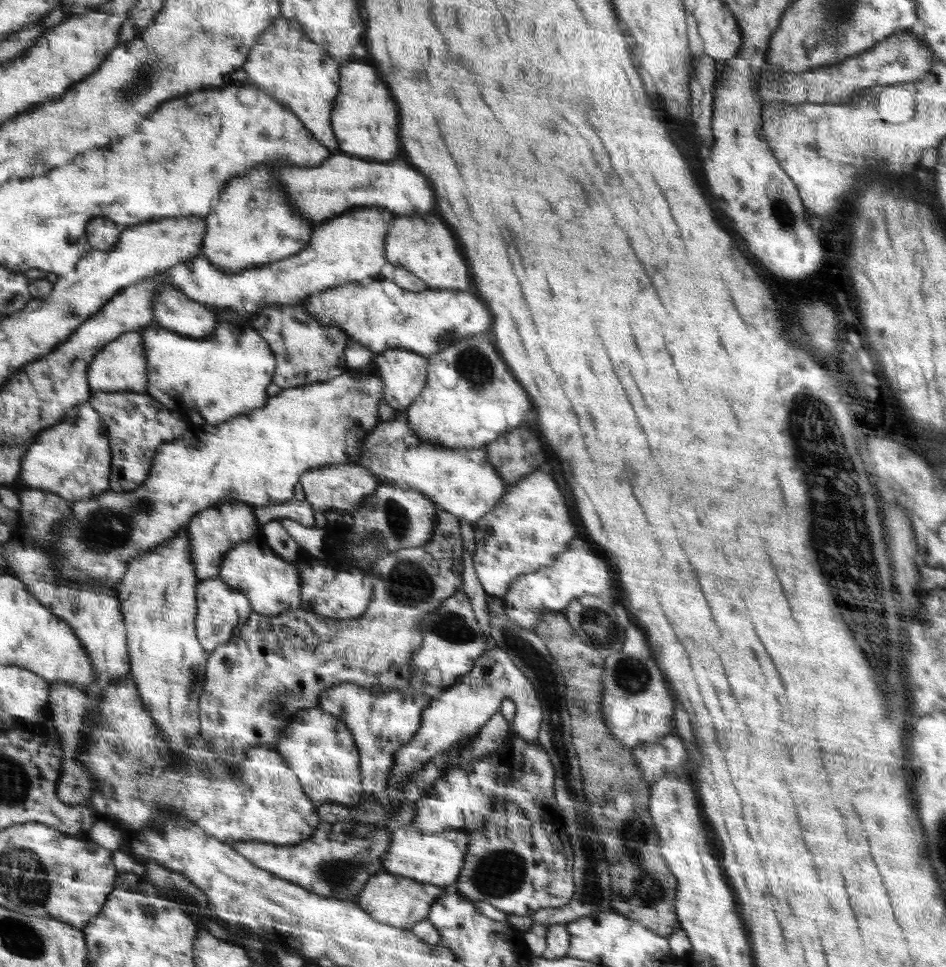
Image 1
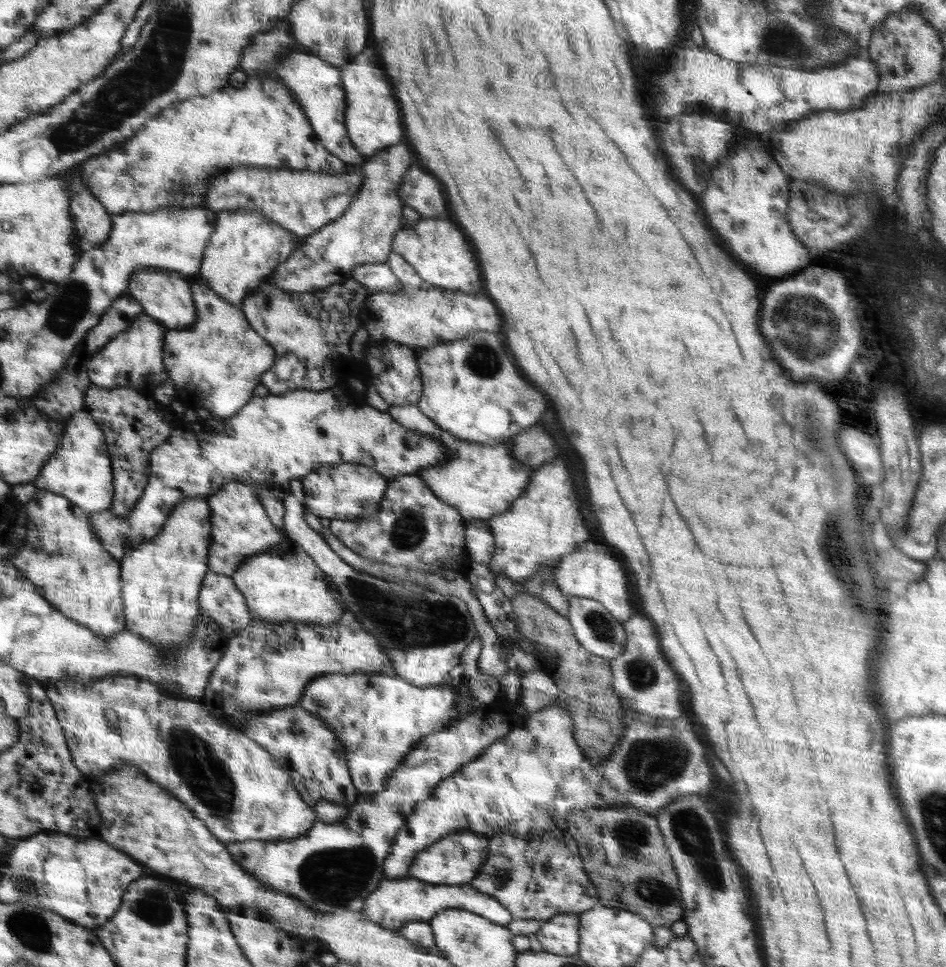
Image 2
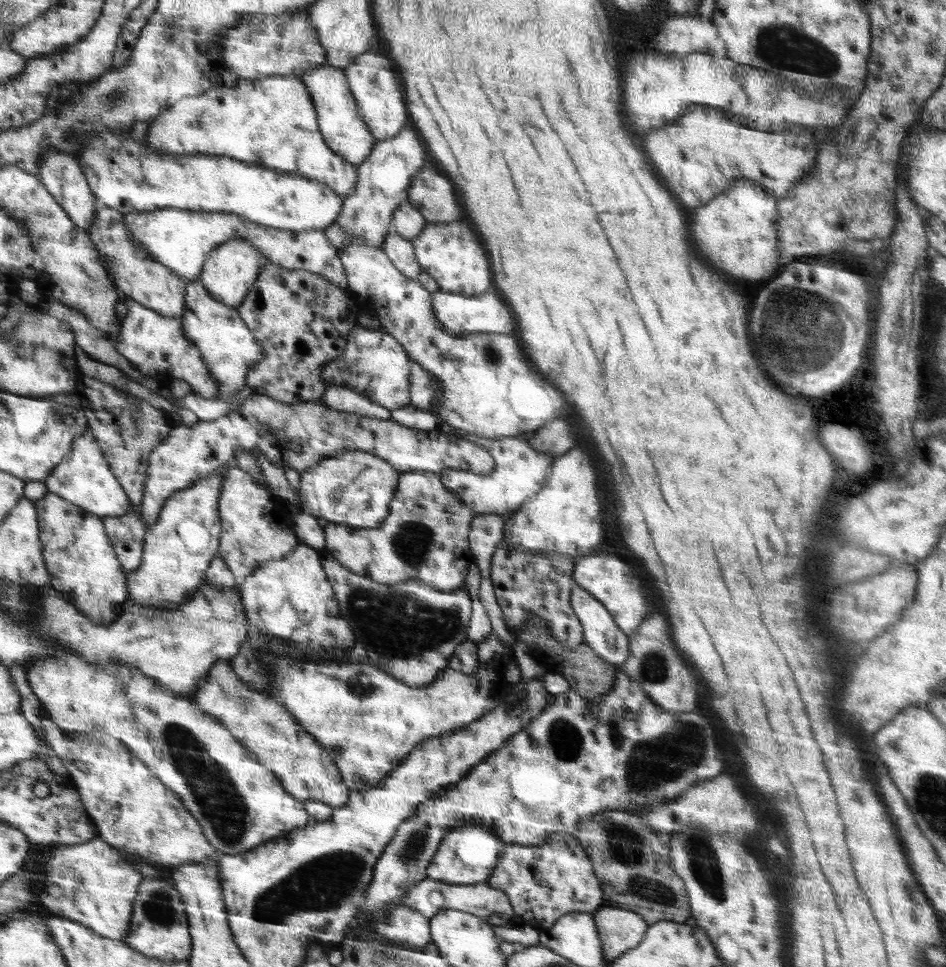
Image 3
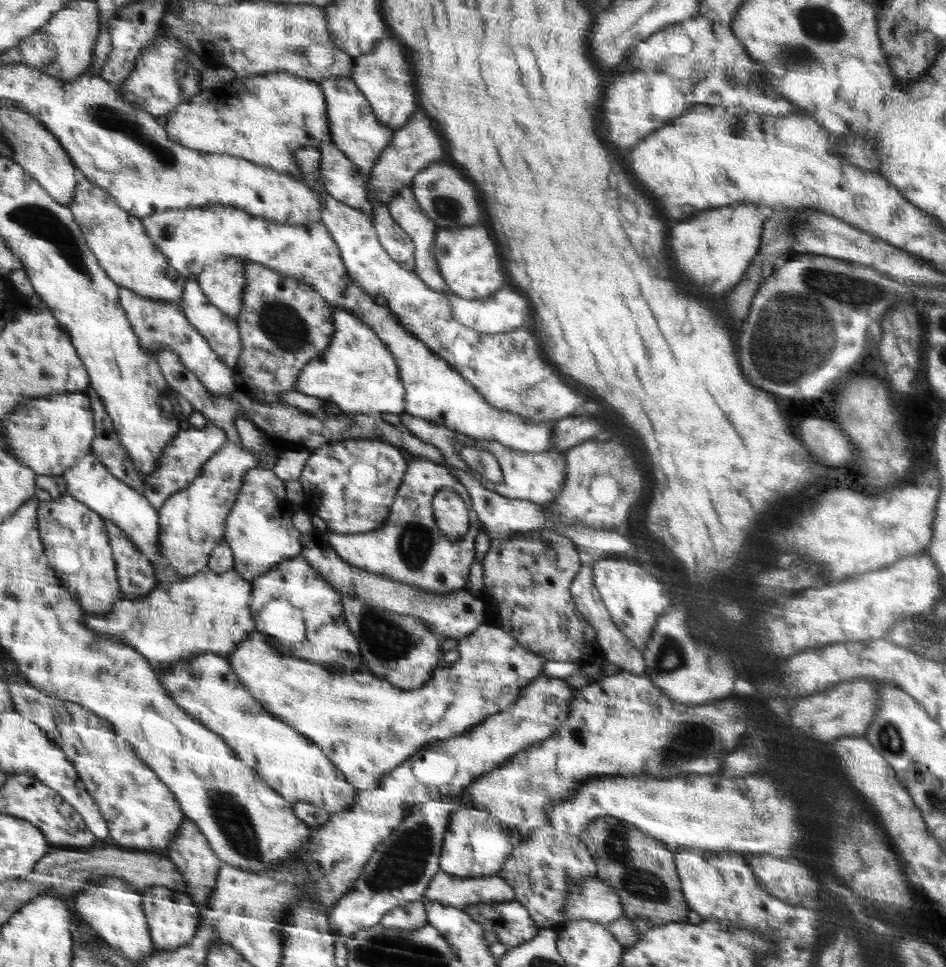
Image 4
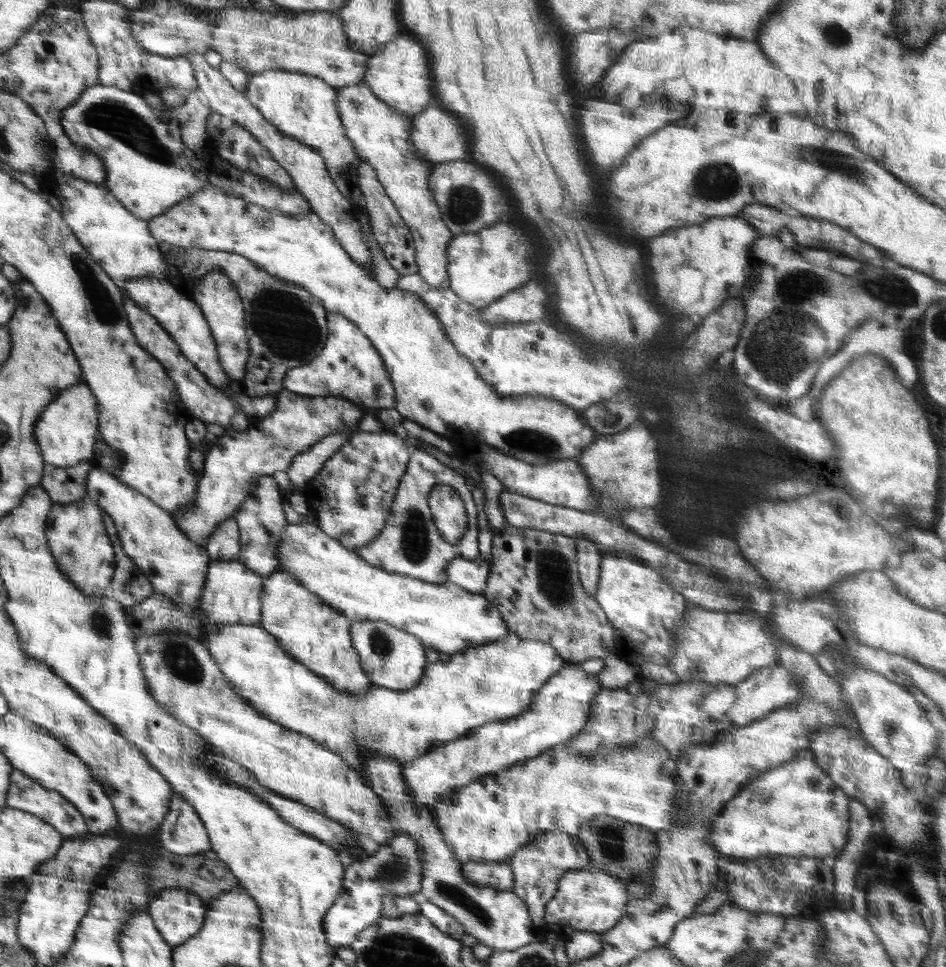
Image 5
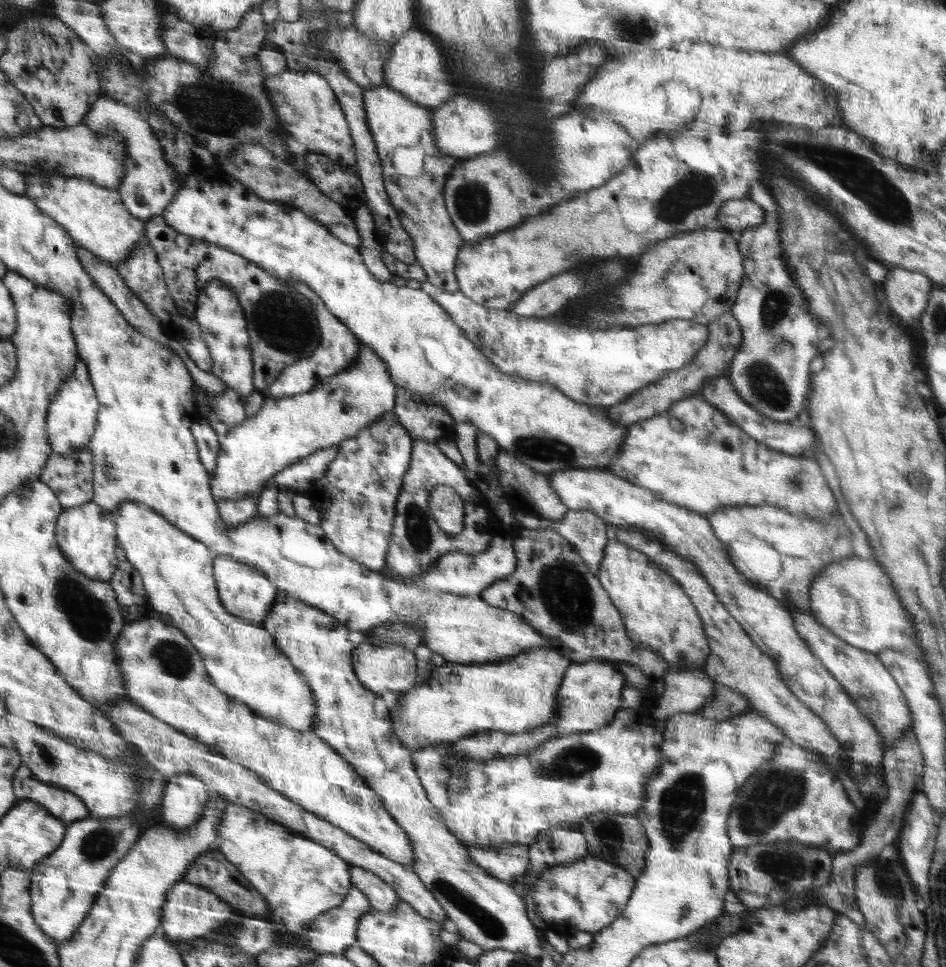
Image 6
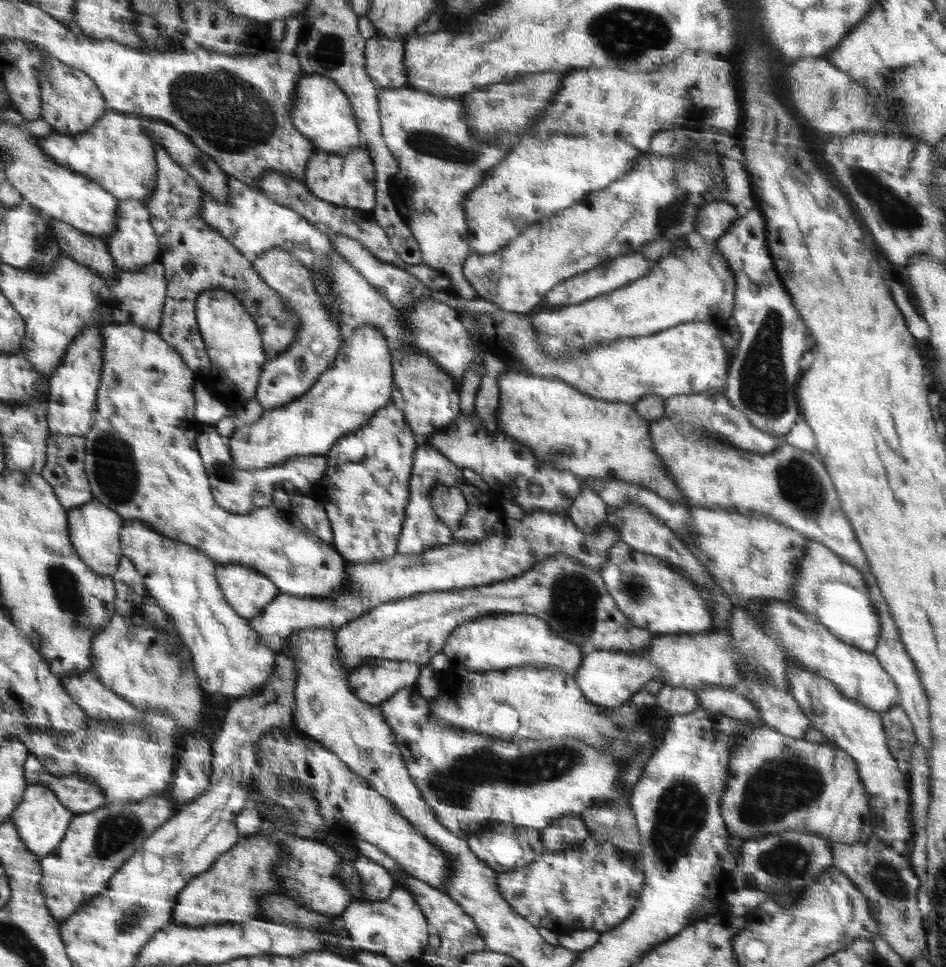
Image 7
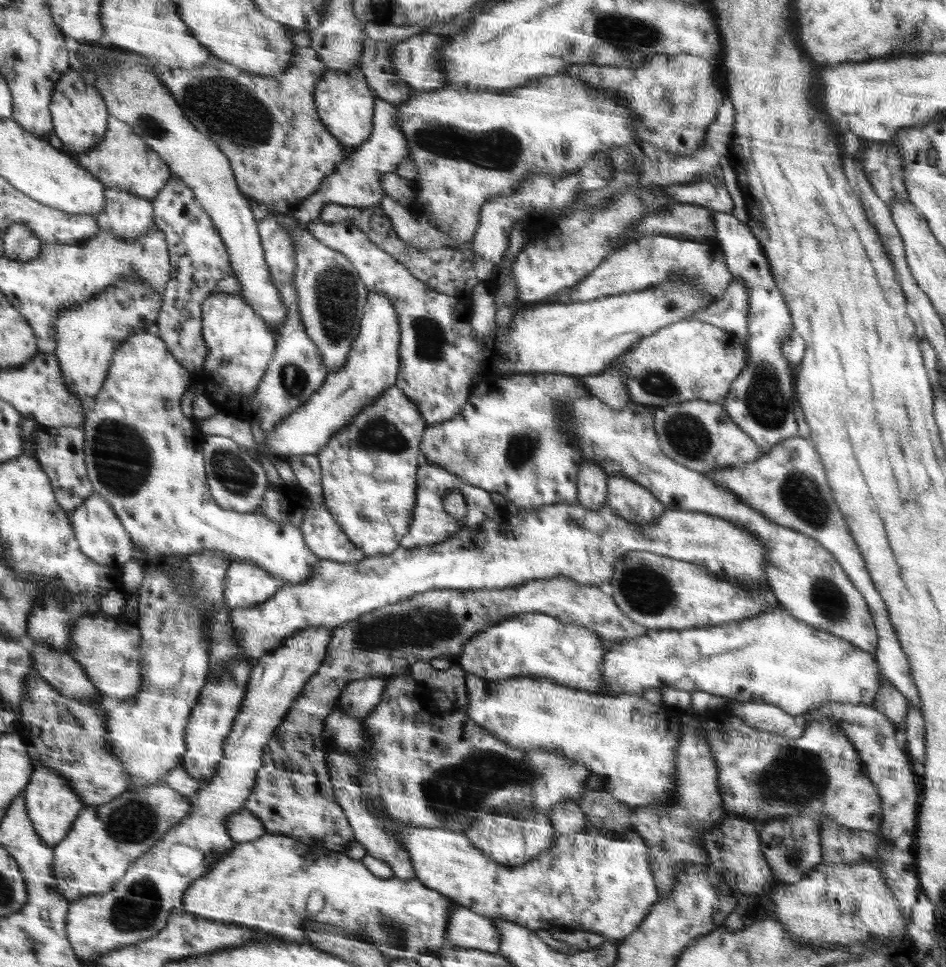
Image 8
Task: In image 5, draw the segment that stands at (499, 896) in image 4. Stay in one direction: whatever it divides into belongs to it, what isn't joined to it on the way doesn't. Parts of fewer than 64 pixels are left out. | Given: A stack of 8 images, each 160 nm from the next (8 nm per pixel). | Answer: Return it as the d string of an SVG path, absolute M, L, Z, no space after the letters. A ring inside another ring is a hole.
M469 860L462 864L462 873L473 884L490 888L512 891L514 888L514 872L510 861L474 862Z

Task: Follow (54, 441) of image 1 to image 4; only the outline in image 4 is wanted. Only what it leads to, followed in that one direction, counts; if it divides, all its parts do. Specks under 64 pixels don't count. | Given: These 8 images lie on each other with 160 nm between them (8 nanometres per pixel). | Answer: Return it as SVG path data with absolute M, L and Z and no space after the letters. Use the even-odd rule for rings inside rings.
M92 453L78 459L73 467L64 471L63 476L70 496L84 501L94 512L100 513L108 522L121 528L137 549L144 553L150 564L160 569L165 567L165 564L160 563L164 558L164 551L160 545L160 512L149 503L148 497L125 481L118 480L118 477L115 477Z

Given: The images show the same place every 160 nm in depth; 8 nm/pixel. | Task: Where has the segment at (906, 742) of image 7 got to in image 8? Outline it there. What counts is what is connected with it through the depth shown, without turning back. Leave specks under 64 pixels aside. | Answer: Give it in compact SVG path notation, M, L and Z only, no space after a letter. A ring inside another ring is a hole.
M878 674L879 689L872 708L893 721L894 728L899 729L908 715L907 698L882 674Z

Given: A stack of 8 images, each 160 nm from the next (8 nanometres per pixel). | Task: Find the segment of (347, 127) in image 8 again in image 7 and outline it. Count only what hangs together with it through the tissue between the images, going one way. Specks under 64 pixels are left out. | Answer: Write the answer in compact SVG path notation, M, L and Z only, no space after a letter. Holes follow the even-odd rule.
M320 75L301 76L292 108L294 125L320 150L345 155L361 146L360 125L352 109L352 103L344 89L329 77Z

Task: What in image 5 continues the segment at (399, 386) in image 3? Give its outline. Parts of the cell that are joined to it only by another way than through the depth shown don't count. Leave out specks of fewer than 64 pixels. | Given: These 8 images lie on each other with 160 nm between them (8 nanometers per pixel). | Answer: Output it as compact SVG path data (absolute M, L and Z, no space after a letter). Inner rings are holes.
M337 312L328 314L328 329L329 338L320 354L310 362L290 370L285 376L284 390L310 396L345 396L367 410L392 408L397 401L396 389L373 341L349 317Z

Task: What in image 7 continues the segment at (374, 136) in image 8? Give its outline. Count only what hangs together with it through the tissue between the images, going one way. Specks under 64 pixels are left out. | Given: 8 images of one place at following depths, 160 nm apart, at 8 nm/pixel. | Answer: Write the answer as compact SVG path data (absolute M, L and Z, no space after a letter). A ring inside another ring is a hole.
M368 145L358 146L345 155L326 152L318 148L312 158L304 183L308 188L308 192L314 198L341 207L358 207L364 210L372 210L376 203L377 170L375 170L375 162L372 162L372 152L369 152Z

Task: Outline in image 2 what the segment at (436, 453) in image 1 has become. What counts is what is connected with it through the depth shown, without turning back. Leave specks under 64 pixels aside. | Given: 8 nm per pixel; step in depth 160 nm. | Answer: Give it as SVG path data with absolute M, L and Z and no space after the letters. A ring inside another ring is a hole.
M416 404L390 407L387 412L406 428L421 432L424 436L438 438L438 441L442 441L441 443L449 448L449 452L453 452L449 459L444 459L432 467L423 468L417 475L428 483L429 488L442 501L459 509L468 523L501 515L510 510L512 504L524 494L534 469L521 464L514 457L512 439L497 445L460 440L452 433L438 428L436 421L430 420Z

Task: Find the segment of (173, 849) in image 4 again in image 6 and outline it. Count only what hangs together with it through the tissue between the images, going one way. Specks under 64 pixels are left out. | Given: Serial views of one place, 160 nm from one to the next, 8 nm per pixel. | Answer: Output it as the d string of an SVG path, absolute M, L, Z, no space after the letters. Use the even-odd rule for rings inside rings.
M190 775L168 778L161 800L164 826L173 830L193 826L203 817L209 798L208 786L201 778Z

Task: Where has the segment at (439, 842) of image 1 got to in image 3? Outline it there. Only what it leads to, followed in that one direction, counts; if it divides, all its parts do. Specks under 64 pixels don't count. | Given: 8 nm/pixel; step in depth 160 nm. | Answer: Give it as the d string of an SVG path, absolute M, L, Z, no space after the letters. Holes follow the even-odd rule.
M462 826L451 829L442 839L439 850L428 866L428 878L442 880L450 884L474 884L488 880L496 868L500 854L490 854L490 834L482 834L482 828ZM478 830L478 834L474 832Z

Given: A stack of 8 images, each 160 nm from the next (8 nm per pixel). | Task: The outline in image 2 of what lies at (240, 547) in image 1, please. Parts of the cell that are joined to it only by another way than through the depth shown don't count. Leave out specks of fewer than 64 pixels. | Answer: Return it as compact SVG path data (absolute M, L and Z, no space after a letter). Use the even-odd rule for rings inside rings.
M286 543L281 546L274 546L272 550L263 552L260 555L254 555L244 562L244 566L237 568L233 574L233 580L237 588L245 595L248 601L249 611L254 619L264 621L265 623L304 623L329 625L337 623L344 619L344 608L337 603L336 596L330 591L326 574L316 561L297 543Z

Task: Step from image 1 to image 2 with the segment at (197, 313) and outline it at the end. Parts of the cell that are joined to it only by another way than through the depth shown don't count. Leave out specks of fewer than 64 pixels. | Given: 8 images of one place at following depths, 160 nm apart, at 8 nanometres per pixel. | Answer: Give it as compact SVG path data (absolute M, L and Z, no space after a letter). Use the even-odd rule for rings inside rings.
M154 268L137 272L130 277L126 294L136 300L146 314L153 316L168 329L184 329L192 327L196 322L191 280L172 270Z

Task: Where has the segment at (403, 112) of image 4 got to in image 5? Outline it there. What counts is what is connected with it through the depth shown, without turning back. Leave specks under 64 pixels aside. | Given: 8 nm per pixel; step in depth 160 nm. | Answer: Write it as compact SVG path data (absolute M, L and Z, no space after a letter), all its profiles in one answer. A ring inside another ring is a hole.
M398 37L396 40L384 43L378 52L370 56L370 63L366 72L365 85L386 104L393 105L401 112L409 113L410 116L424 111L428 102L432 100L432 80L424 78L428 76L428 60L424 46L414 38Z

